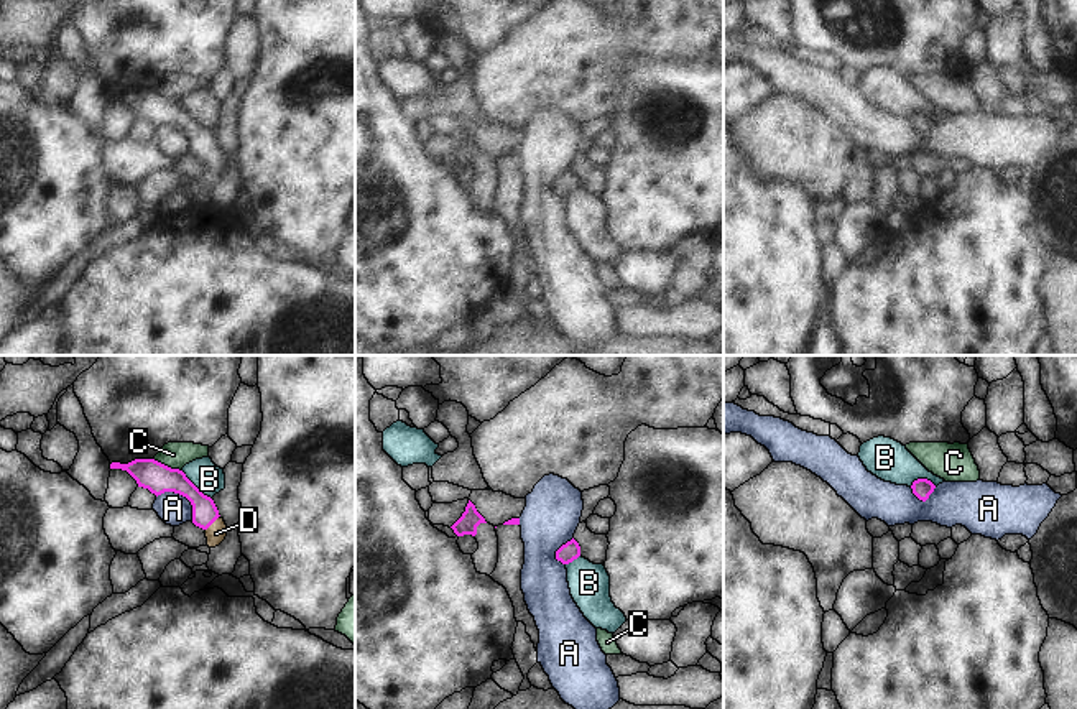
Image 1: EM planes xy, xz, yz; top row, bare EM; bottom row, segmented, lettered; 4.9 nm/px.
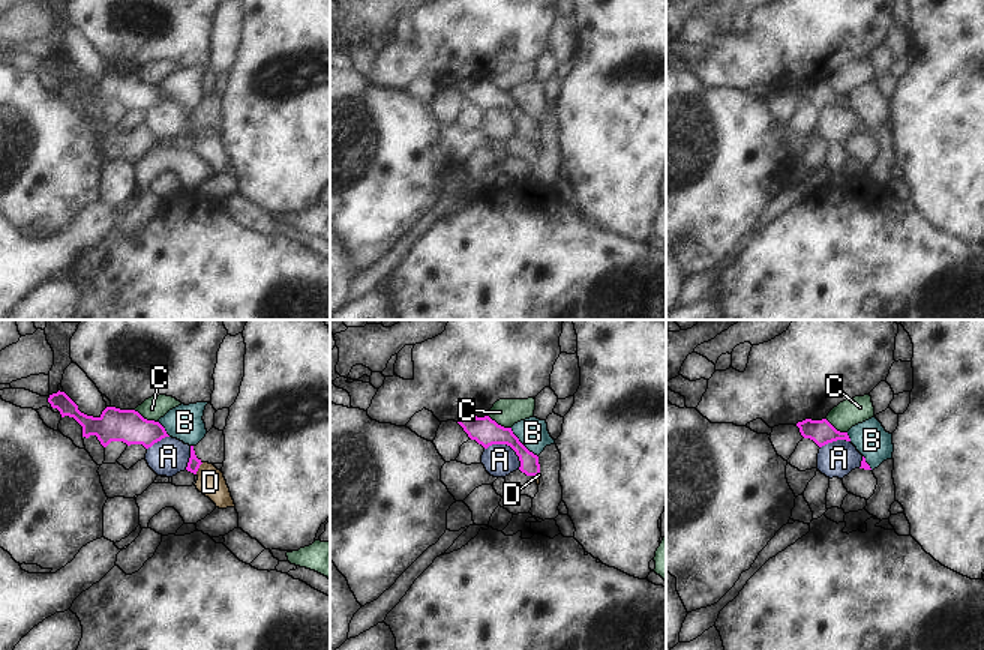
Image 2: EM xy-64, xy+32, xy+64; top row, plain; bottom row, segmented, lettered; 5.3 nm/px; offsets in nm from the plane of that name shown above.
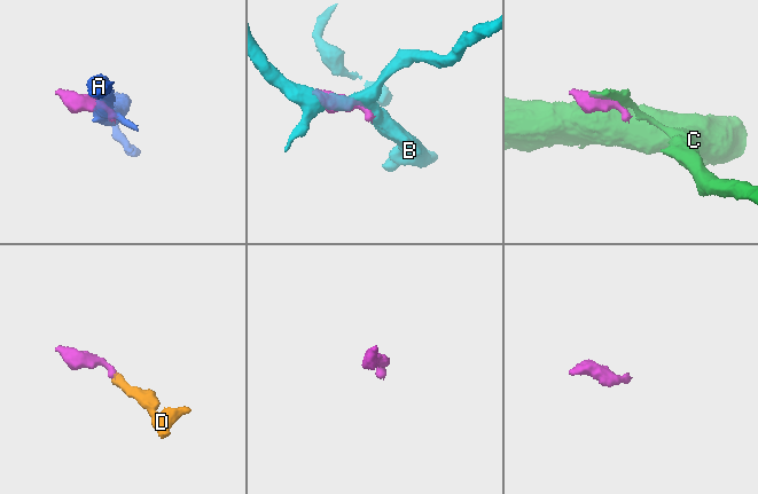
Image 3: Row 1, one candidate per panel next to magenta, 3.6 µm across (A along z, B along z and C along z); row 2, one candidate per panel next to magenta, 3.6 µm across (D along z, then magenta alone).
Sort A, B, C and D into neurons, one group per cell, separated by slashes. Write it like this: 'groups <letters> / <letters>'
groups A / B / C / D

